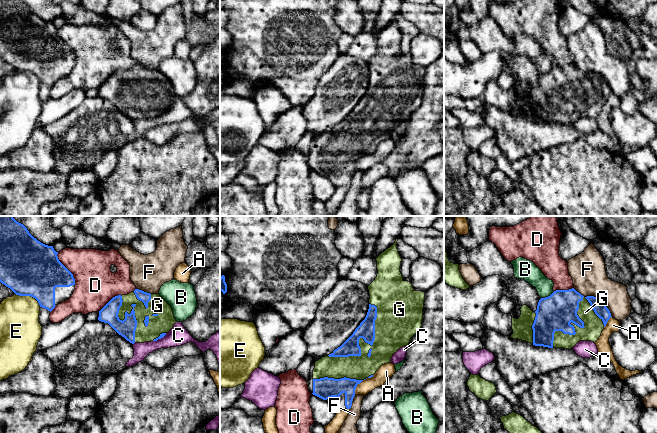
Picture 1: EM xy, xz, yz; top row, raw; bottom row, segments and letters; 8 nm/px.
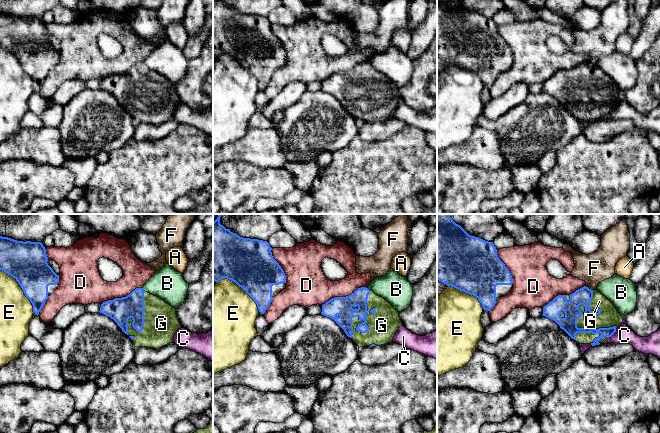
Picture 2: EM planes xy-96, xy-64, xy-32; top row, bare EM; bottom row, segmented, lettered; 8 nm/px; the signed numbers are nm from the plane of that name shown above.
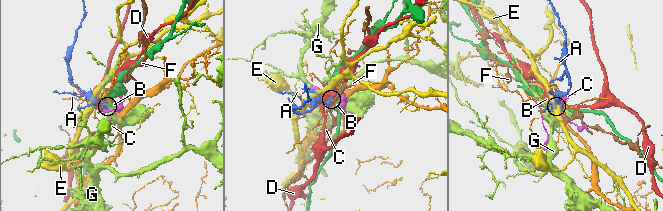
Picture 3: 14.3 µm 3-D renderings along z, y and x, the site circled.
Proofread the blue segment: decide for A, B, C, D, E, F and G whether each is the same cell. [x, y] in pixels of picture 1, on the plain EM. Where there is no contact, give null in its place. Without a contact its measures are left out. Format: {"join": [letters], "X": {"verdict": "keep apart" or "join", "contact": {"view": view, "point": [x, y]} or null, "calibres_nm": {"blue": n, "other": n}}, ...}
{"join": ["G"], "A": {"verdict": "keep apart", "contact": {"view": "xz", "point": [360, 158]}, "calibres_nm": {"blue": 160, "other": 120}}, "B": {"verdict": "keep apart", "contact": {"view": "yz", "point": [548, 72]}, "calibres_nm": {"blue": 280, "other": 150}}, "C": {"verdict": "keep apart", "contact": {"view": "xy", "point": [159, 114]}, "calibres_nm": {"blue": 40, "other": 160}}, "D": {"verdict": "keep apart", "contact": {"view": "xy", "point": [66, 44]}, "calibres_nm": {"blue": 420, "other": 320}}, "E": {"verdict": "keep apart", "contact": {"view": "xy", "point": [29, 71]}, "calibres_nm": {"blue": 460, "other": 320}}, "F": {"verdict": "keep apart", "contact": {"view": "yz", "point": [595, 73]}, "calibres_nm": {"blue": 110, "other": 280}}, "G": {"verdict": "join", "contact": {"view": "yz", "point": [573, 103]}, "calibres_nm": {"blue": 280, "other": 150}}}

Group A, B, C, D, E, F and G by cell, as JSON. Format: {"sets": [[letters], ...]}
{"sets": [["A"], ["B"], ["C"], ["D"], ["E"], ["F"], ["G"]]}

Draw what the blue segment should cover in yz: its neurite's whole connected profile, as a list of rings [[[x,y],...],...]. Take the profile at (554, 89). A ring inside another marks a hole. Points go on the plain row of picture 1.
[[[574,64],[556,66],[550,72],[541,74],[535,88],[527,81],[523,81],[520,87],[518,95],[512,94],[513,110],[509,113],[548,124],[571,125],[579,117],[595,119],[612,93],[601,75],[594,72],[584,73]]]

